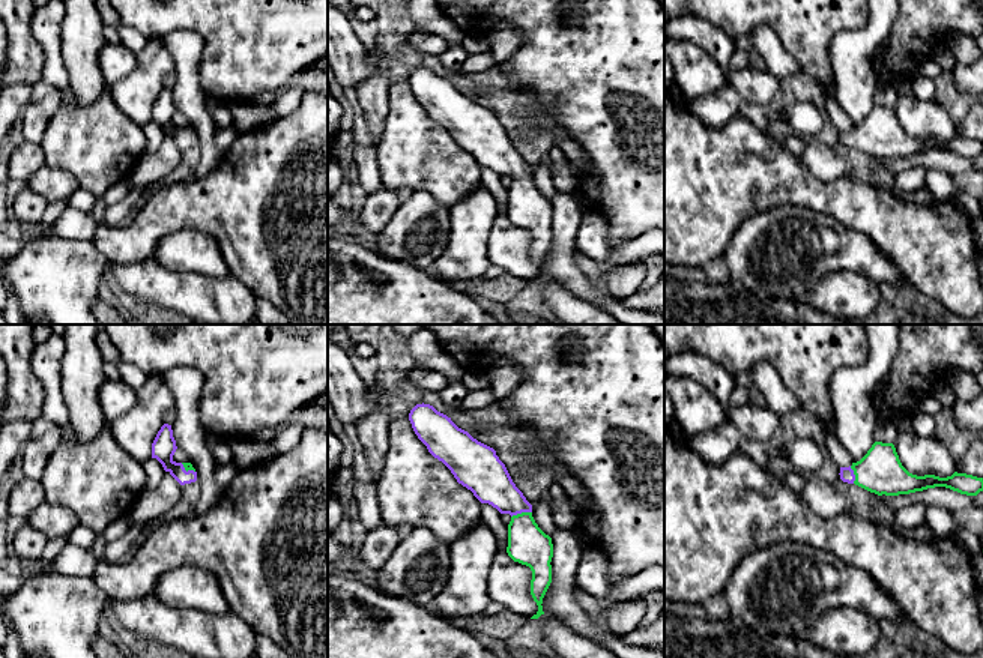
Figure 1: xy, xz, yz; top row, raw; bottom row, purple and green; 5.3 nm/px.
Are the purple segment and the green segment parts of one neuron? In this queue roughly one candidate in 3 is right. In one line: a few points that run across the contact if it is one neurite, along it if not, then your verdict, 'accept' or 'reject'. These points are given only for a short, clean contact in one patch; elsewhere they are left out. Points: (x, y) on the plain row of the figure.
xz (489, 143), (520, 176), (522, 194), (528, 208) | accept

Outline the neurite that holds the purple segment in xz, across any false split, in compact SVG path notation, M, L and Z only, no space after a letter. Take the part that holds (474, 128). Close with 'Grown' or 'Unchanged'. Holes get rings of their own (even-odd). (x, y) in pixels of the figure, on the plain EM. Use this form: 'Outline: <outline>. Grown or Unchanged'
Outline: M416 68L410 77L409 84L418 102L427 110L428 116L442 125L454 138L458 147L473 156L481 167L488 167L501 177L510 177L508 188L508 219L532 234L531 258L538 269L538 275L531 282L538 282L543 275L543 261L552 246L552 201L546 198L532 180L532 168L526 164L523 156L513 146L505 128L496 119L496 114L476 102L467 95L458 92L451 81L437 75L430 68Z. Grown

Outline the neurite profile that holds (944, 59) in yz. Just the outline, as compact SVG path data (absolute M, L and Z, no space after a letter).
M941 45L932 59L944 72L951 72L956 66L956 60L948 48L948 45Z

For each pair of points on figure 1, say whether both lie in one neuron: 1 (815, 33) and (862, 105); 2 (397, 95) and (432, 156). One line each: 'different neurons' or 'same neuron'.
1: different neurons
2: same neuron

